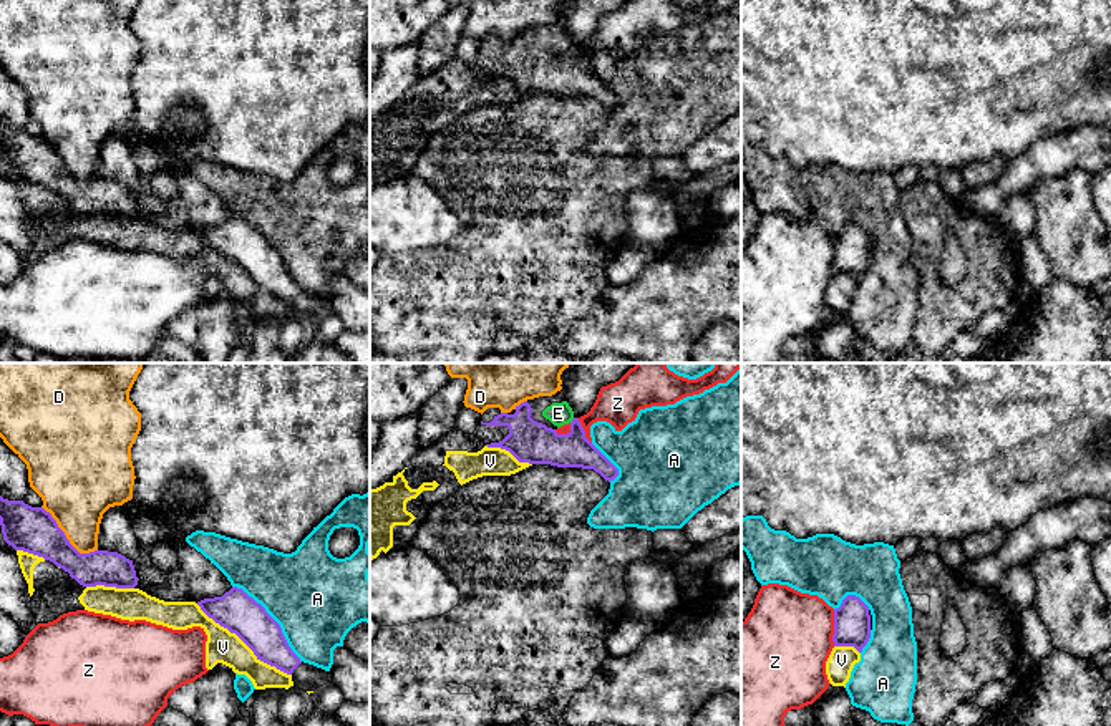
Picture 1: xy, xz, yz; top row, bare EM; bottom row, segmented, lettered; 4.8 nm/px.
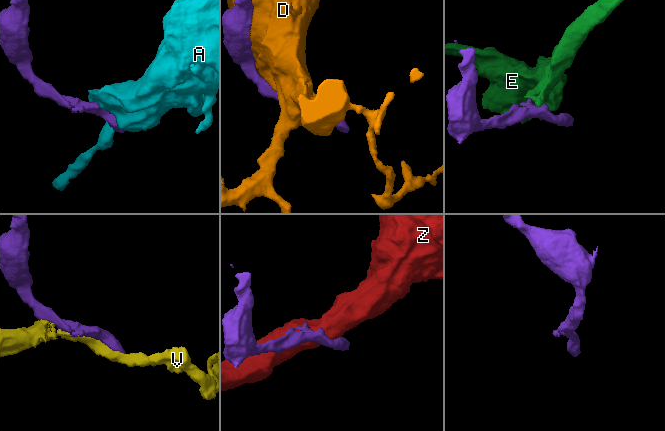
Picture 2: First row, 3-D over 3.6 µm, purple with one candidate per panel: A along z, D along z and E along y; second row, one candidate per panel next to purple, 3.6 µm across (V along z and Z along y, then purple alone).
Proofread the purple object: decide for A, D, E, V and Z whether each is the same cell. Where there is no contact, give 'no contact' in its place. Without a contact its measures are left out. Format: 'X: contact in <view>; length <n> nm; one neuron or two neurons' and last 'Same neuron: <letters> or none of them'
A: contact in xy; length 500 nm; two neurons
D: contact in xy; length 340 nm; two neurons
E: contact in xz; length 40 nm; one neuron
V: contact in xy; length 600 nm; two neurons
Z: contact in yz; length 180 nm; two neurons
Same neuron: E

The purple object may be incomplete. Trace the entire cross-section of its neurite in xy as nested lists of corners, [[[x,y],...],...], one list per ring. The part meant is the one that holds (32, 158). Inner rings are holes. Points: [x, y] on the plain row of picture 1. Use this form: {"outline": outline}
{"outline": [[[0,124],[0,154],[3,169],[15,179],[53,191],[83,215],[134,217],[138,214],[133,189],[108,179],[80,182],[43,136]]]}

